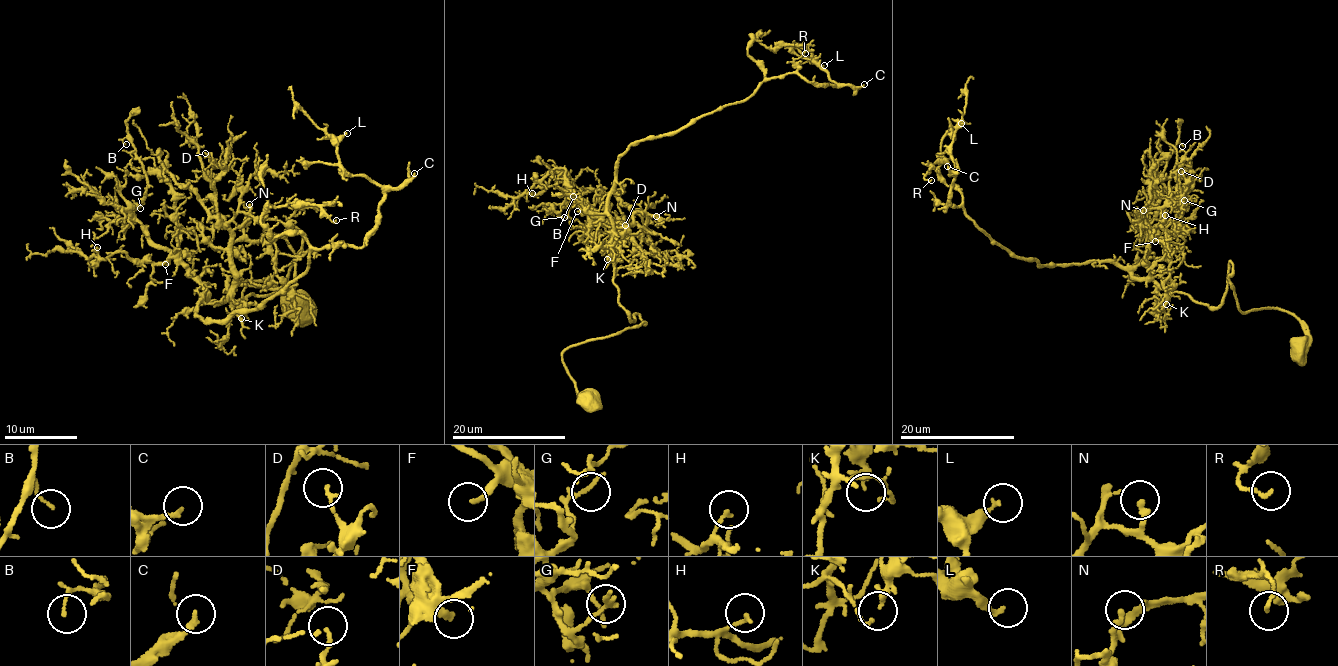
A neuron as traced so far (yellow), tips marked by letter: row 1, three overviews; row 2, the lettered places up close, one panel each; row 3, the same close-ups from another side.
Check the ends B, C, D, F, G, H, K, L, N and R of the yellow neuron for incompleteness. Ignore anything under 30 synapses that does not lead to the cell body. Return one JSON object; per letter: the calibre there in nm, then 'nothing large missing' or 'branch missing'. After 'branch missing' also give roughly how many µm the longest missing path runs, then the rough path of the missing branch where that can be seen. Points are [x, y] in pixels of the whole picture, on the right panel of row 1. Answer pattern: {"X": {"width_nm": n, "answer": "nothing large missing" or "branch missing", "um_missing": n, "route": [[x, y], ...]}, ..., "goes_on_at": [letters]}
{"B": {"width_nm": 100, "answer": "nothing large missing"}, "C": {"width_nm": 190, "answer": "nothing large missing"}, "D": {"width_nm": 100, "answer": "nothing large missing"}, "F": {"width_nm": 240, "answer": "branch missing", "um_missing": 20, "route": [[1155, 241], [1172, 261], [1167, 271], [1171, 276], [1174, 290], [1166, 304], [1168, 308]]}, "G": {"width_nm": 140, "answer": "nothing large missing"}, "H": {"width_nm": 150, "answer": "nothing large missing"}, "K": {"width_nm": 160, "answer": "nothing large missing"}, "L": {"width_nm": 200, "answer": "nothing large missing"}, "N": {"width_nm": 220, "answer": "nothing large missing"}, "R": {"width_nm": 130, "answer": "nothing large missing"}, "goes_on_at": ["F"]}

